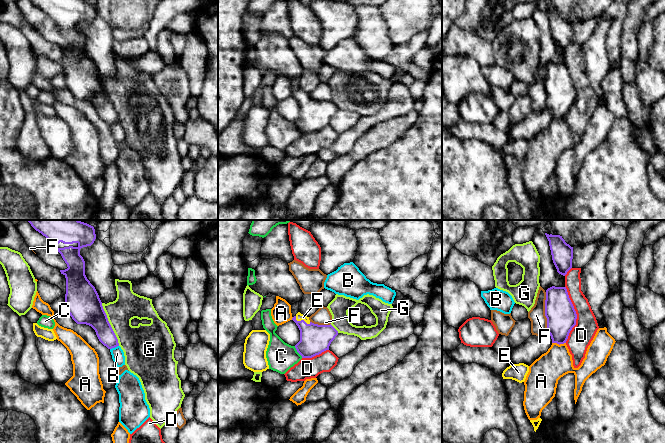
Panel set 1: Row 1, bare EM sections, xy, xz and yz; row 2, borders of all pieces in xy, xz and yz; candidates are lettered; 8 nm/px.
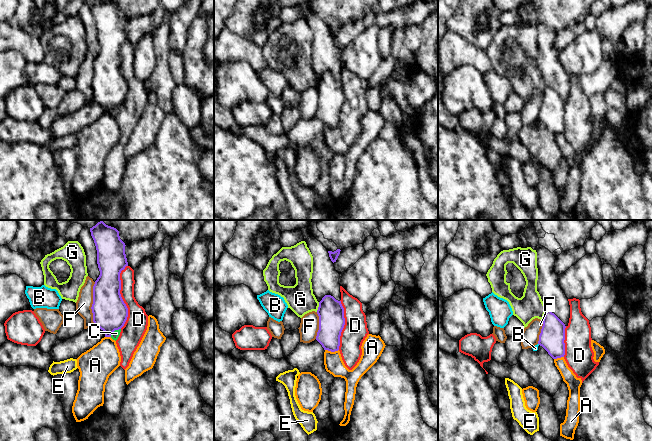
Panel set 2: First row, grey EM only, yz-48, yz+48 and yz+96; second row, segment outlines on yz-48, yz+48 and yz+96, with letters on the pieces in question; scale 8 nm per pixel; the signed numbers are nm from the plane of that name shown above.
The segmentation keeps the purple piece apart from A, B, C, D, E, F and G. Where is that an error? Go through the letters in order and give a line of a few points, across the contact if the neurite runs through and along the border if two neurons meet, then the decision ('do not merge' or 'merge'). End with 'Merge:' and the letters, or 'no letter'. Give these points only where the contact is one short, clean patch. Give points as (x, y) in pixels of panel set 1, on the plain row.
A: do not merge
B: do not merge
C: do not merge
D: do not merge
E: line xz (314, 115), (302, 96), (299, 92); merge
F: do not merge
G: do not merge
Merge: E

